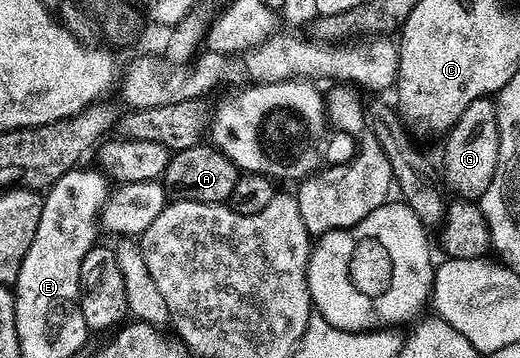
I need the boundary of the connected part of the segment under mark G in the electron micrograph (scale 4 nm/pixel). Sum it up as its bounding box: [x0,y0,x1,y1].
[443,98,498,199]

